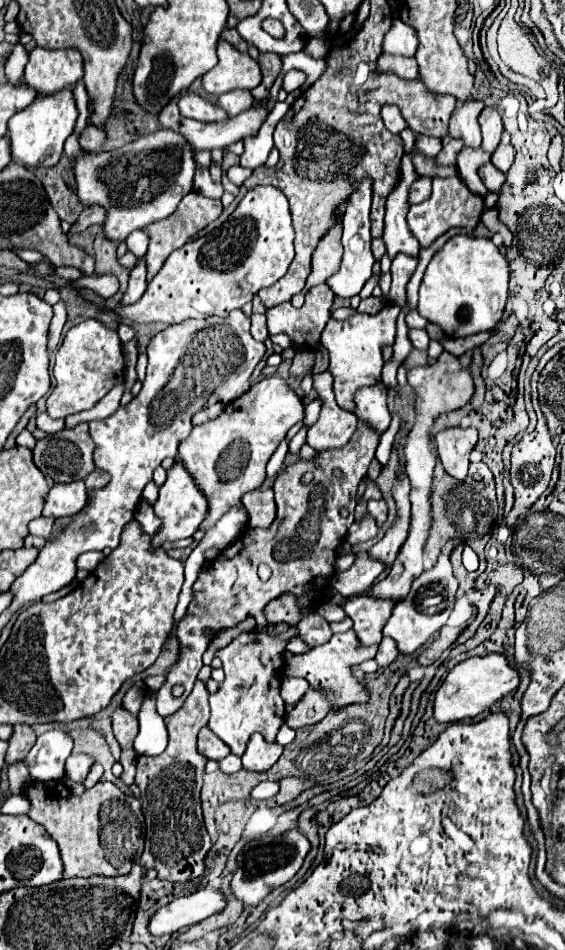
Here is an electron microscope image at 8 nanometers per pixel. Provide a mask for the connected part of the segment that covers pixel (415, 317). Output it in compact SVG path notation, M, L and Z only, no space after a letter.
M412 309L408 312L405 319L409 329L424 329L426 323L428 323L428 321L418 313L417 309Z

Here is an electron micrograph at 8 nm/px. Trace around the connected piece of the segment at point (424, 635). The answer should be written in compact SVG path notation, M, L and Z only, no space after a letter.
M450 539L444 547L442 553L436 561L436 565L428 571L424 571L414 583L410 593L396 603L390 619L384 625L384 635L392 637L400 649L400 653L414 653L420 645L428 641L430 635L440 631L440 627L448 621L448 615L454 607L454 597L458 589L458 579L452 573L452 563L450 563L450 553L460 545L460 539Z

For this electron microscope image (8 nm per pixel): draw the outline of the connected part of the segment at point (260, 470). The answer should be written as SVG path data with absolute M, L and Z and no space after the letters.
M264 377L250 391L228 403L222 415L192 427L190 435L178 449L178 457L196 479L210 501L206 523L218 521L230 507L240 505L240 497L254 491L266 479L266 463L286 437L288 429L304 419L304 405L296 391L282 377Z

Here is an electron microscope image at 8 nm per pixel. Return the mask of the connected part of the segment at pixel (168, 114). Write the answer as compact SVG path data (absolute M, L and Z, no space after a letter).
M182 93L174 97L172 103L168 103L168 107L162 109L158 121L160 121L162 127L168 127L168 129L174 129L174 131L182 133L182 135L186 137L186 141L192 145L194 151L200 151L200 149L212 151L212 149L216 149L216 147L228 147L228 145L232 145L232 143L236 143L236 141L242 141L242 139L246 139L246 137L254 137L254 135L258 133L260 125L266 121L268 113L270 113L270 109L268 109L270 97L266 97L266 99L260 101L260 105L252 105L250 109L246 109L246 111L234 115L234 117L228 117L226 121L200 123L200 121L194 121L194 119L184 119L184 117L178 113L177 103L181 94Z

